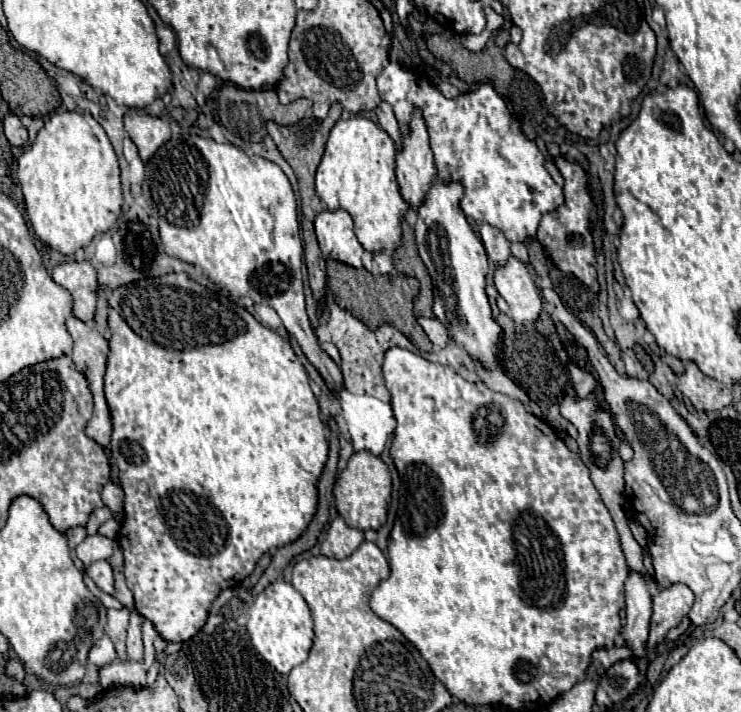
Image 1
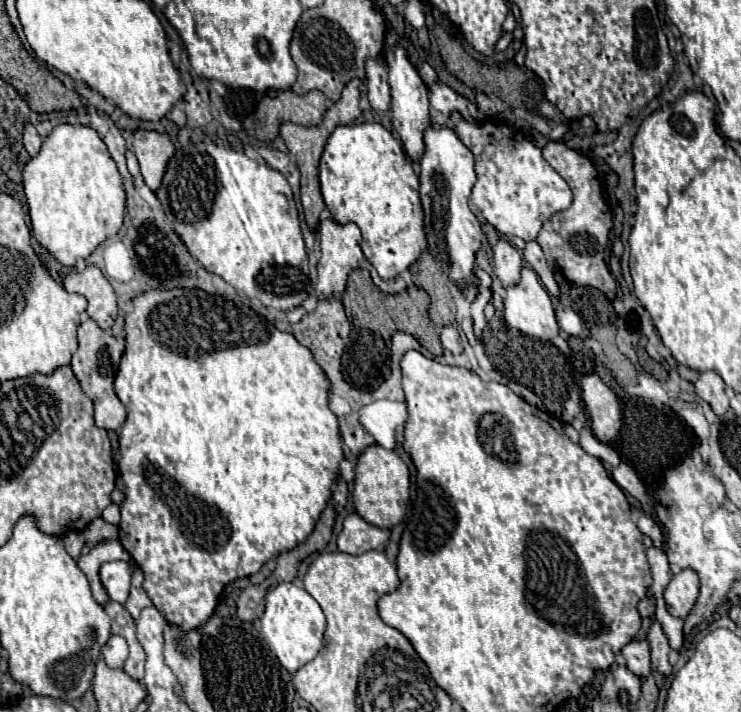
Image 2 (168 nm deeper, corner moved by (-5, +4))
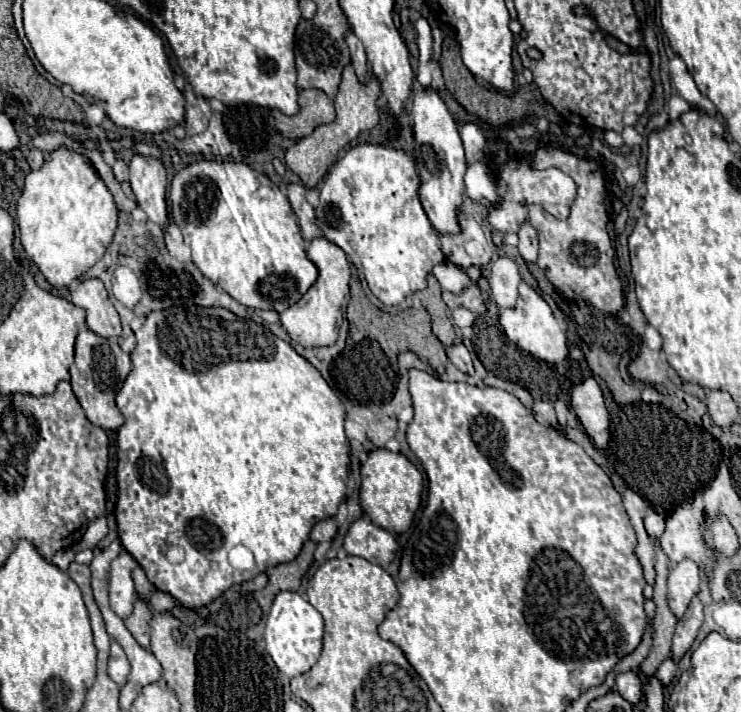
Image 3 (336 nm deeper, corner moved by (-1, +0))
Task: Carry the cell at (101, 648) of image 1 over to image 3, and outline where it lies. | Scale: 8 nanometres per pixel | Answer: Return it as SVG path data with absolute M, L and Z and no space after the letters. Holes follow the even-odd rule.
M112 640L112 652L110 652L110 662L108 662L108 672L110 672L110 678L118 686L124 686L126 678L130 674L130 662L128 662L122 646L116 640Z

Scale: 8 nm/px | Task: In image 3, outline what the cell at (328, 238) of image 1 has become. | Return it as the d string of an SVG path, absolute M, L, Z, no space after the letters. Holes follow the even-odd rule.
M314 238L308 244L308 258L318 266L318 280L314 286L290 308L280 314L280 324L288 336L304 348L330 346L338 340L338 324L344 318L346 304L350 300L348 282L350 282L350 262L342 248L328 242L326 238Z

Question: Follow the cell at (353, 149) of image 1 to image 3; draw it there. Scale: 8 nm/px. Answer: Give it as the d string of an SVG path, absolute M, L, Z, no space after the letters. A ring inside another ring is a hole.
M360 144L350 148L324 176L320 188L320 202L316 206L316 224L322 230L324 238L340 246L348 260L364 274L372 294L386 306L400 304L406 296L424 290L426 278L432 268L446 260L440 250L438 232L430 224L420 198L418 198L420 178L416 172L416 162L402 150Z

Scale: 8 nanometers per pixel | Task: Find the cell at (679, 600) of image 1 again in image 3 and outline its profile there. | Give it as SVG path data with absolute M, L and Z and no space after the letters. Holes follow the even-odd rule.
M682 560L670 568L668 604L678 618L682 618L692 598L700 592L700 582L700 570L694 560Z

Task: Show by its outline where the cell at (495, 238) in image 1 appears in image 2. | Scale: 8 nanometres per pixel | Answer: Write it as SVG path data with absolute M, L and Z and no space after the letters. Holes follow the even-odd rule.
M498 240L492 248L494 256L494 272L496 272L496 282L502 288L518 282L520 278L520 268L522 268L522 256L520 252L508 242L508 240Z

